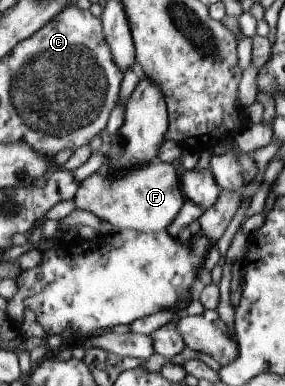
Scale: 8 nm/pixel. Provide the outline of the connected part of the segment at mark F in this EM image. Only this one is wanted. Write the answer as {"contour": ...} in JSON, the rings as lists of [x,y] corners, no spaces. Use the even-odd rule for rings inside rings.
{"contour":[[[158,158],[149,164],[123,170],[115,176],[93,173],[80,184],[73,199],[77,209],[87,210],[109,222],[115,231],[127,229],[143,232],[167,230],[186,200],[179,188],[175,168]]]}

